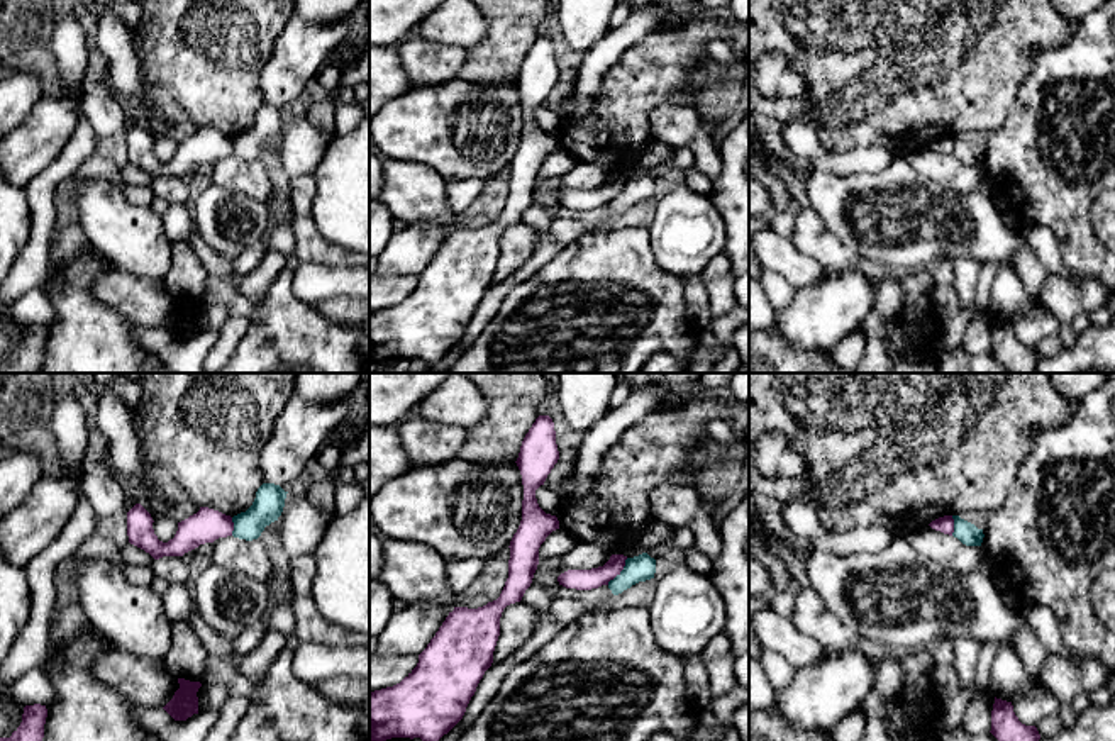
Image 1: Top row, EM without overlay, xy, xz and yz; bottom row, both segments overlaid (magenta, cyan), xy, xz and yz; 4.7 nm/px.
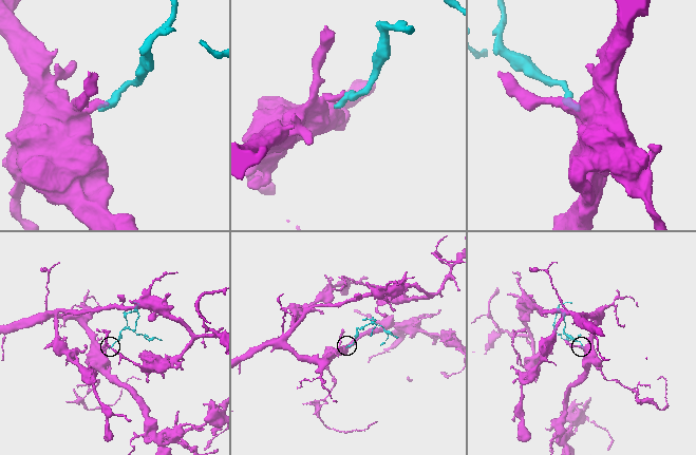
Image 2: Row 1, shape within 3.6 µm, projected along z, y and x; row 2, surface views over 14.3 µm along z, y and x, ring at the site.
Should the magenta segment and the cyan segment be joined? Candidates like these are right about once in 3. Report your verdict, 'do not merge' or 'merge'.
do not merge

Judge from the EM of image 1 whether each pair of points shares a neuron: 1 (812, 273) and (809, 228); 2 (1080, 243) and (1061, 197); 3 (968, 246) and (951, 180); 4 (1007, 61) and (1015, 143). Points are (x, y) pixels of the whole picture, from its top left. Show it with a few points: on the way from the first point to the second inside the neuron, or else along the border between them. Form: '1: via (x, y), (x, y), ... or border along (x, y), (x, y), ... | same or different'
1: border along (788, 238), (826, 272) | different
2: via (1073, 231), (1065, 209) | same
3: border along (919, 172), (956, 192), (971, 192), (988, 180) | different
4: border along (1031, 72), (1019, 89), (1005, 121), (987, 134) | different

